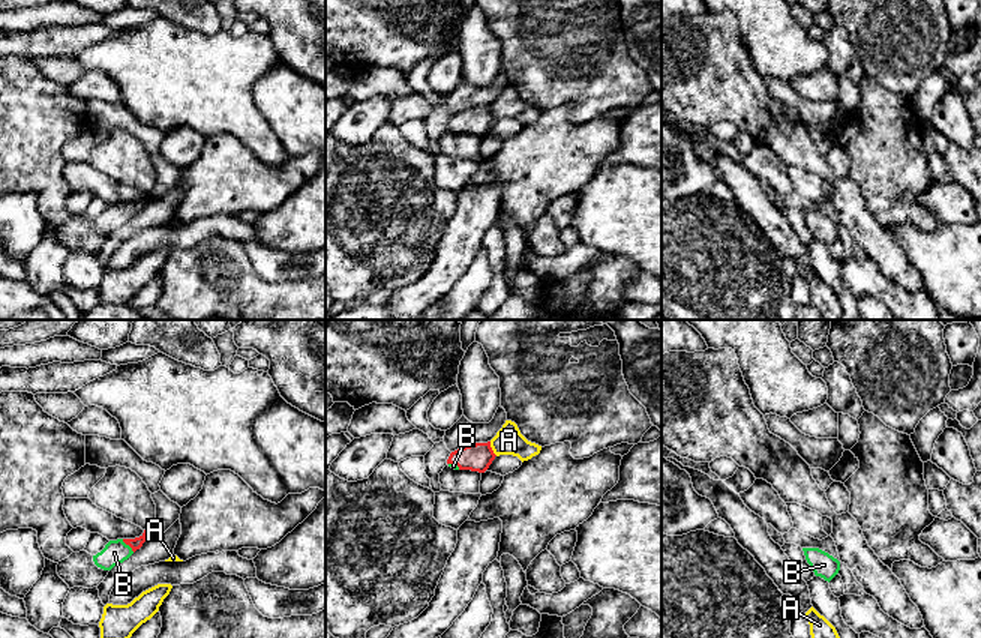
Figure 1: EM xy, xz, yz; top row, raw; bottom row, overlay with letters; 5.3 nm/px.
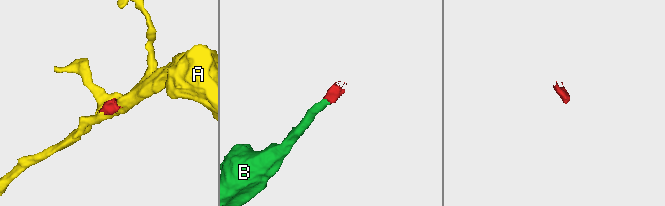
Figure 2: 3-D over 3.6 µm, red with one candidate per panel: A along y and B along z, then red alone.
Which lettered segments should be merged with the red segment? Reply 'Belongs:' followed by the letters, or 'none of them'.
Belongs: B

